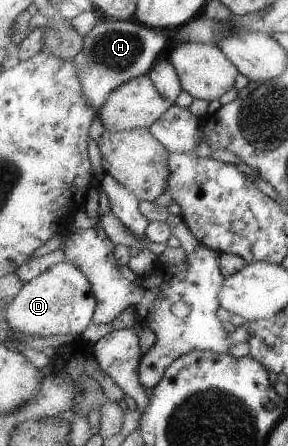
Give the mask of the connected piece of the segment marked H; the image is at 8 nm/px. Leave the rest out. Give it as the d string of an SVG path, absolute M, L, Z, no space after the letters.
M106 18L84 35L84 47L72 60L77 65L78 75L83 81L85 96L99 111L108 96L127 81L142 74L148 74L158 57L170 50L168 31L159 30L136 19L117 20Z

